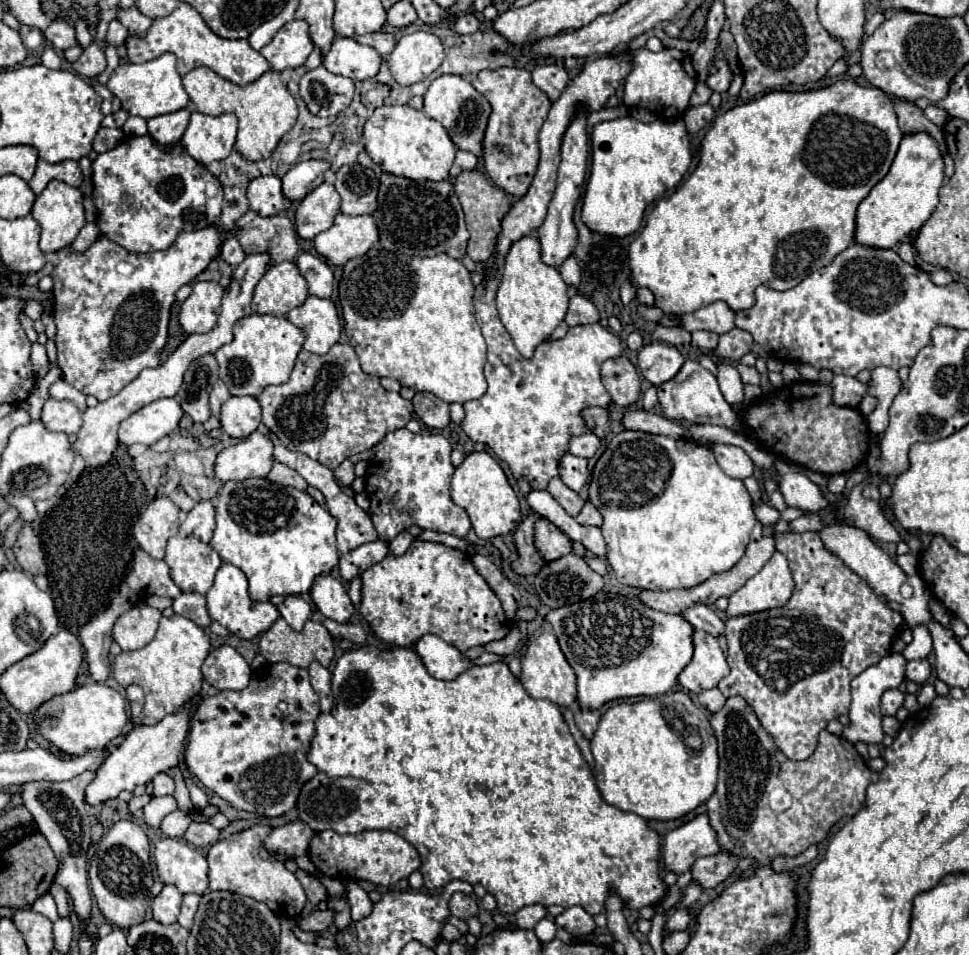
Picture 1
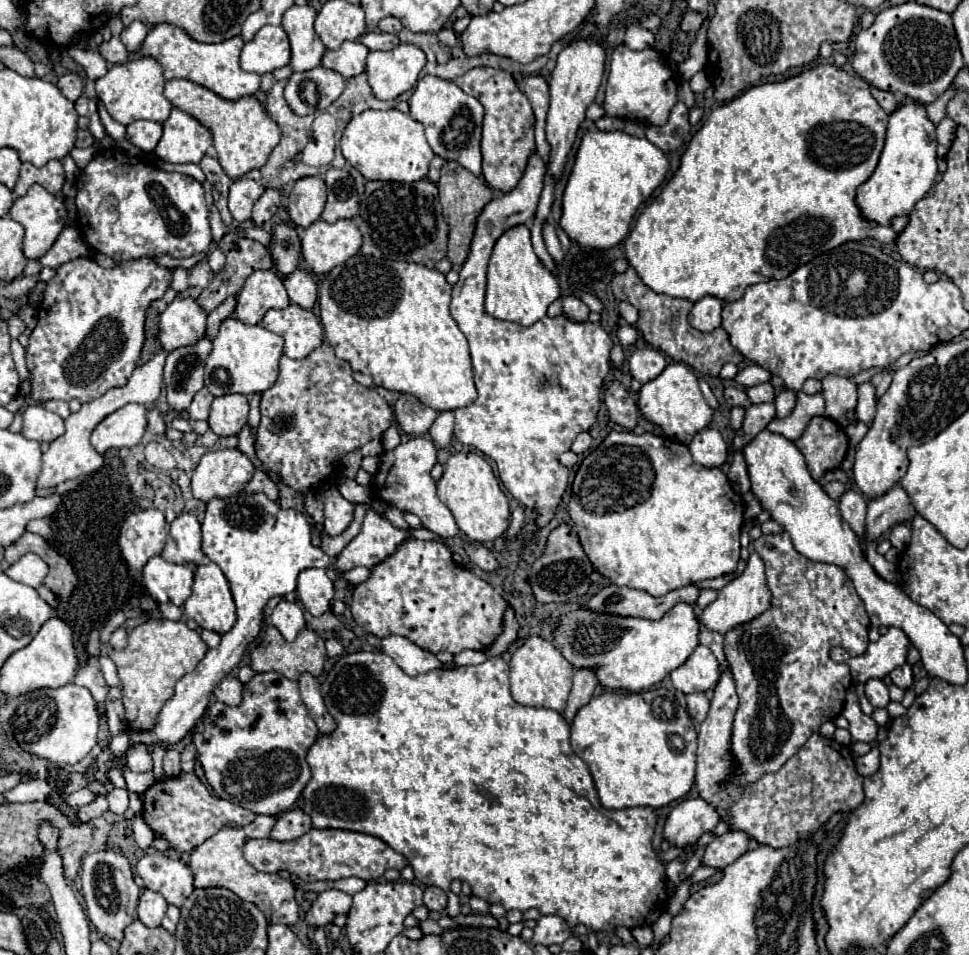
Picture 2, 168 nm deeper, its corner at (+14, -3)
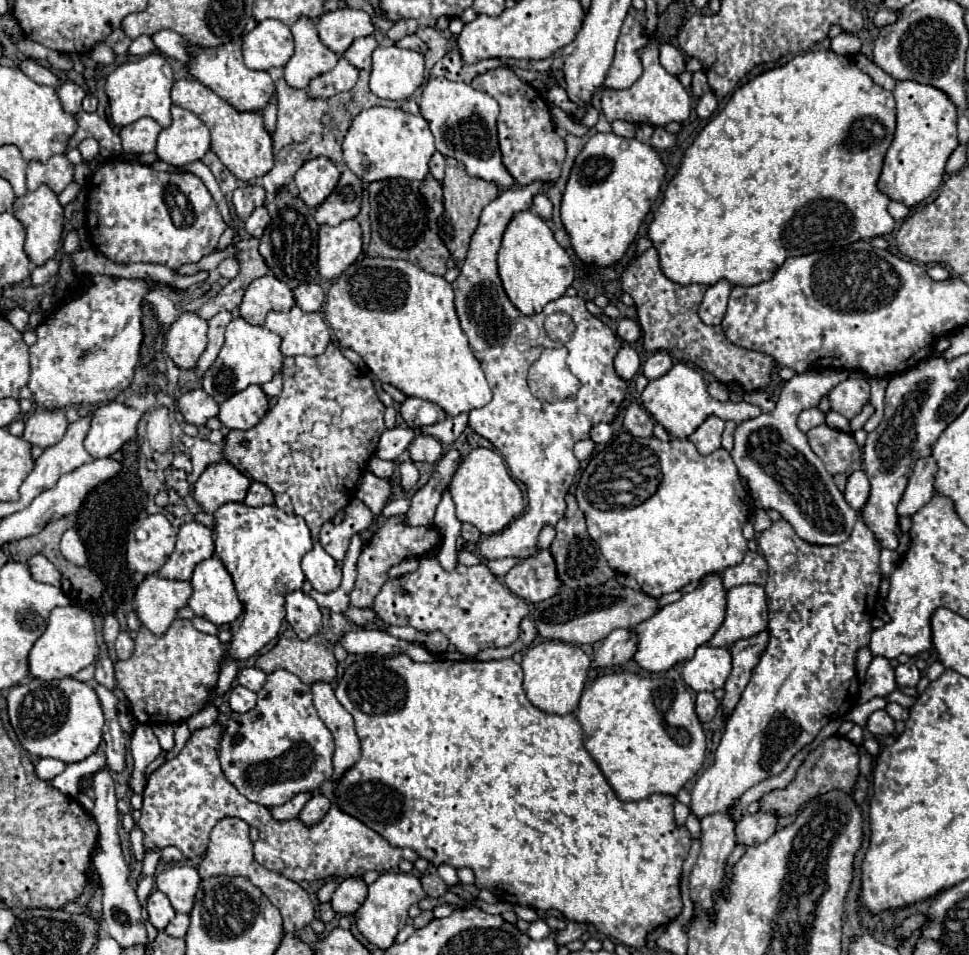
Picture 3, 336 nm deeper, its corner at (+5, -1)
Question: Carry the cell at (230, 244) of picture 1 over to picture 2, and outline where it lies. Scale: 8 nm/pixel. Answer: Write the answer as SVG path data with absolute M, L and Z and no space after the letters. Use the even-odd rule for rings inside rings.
M221 248L213 250L213 252L207 256L207 262L209 262L209 266L211 266L213 272L221 272L223 266L225 266L225 254L223 254L223 250L221 250Z

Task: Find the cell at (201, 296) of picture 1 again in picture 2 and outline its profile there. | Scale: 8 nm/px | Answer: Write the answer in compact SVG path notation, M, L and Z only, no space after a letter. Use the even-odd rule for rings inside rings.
M175 298L159 318L159 340L165 350L191 346L205 334L207 312L195 298Z

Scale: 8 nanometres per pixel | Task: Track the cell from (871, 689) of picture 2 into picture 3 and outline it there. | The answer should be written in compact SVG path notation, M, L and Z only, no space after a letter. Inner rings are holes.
M874 656L866 670L866 682L860 688L860 702L868 702L876 696L884 698L892 690L896 690L894 668L884 656Z

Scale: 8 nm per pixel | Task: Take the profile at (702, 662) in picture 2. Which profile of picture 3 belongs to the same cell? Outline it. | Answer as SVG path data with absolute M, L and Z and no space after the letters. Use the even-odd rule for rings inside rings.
M700 646L696 654L684 662L682 678L696 692L714 692L724 686L732 670L732 658L728 648Z

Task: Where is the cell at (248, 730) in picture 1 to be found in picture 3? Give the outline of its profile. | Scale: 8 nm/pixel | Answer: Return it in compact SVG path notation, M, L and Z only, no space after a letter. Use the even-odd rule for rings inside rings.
M276 670L268 674L266 684L258 692L256 708L246 714L232 714L220 742L220 764L224 776L242 796L266 808L280 806L292 800L298 792L314 792L326 778L332 776L332 754L334 738L316 714L310 686L288 670Z

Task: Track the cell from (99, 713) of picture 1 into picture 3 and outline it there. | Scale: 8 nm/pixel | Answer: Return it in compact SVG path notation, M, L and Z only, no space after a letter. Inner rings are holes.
M74 678L30 680L12 686L8 694L8 716L20 744L38 758L56 758L66 764L82 762L102 742L104 714L94 688Z

